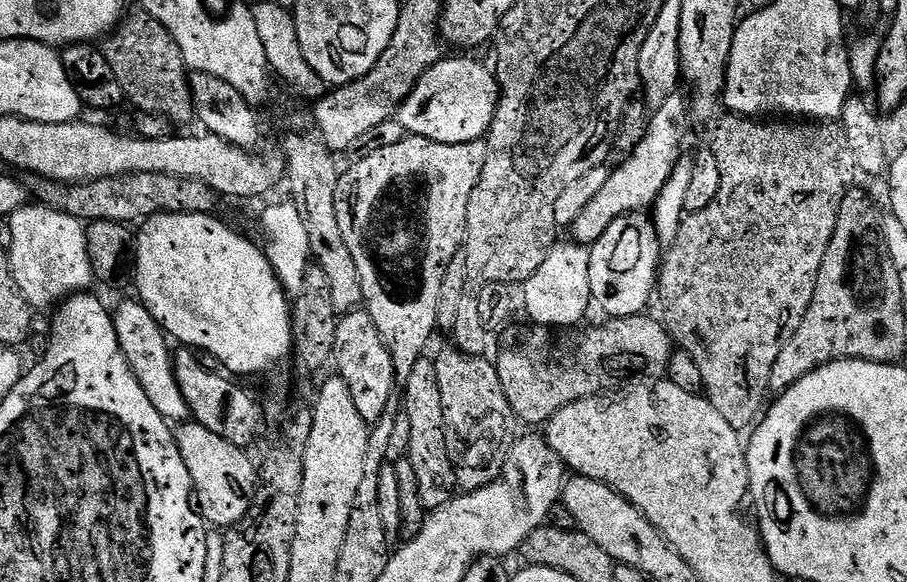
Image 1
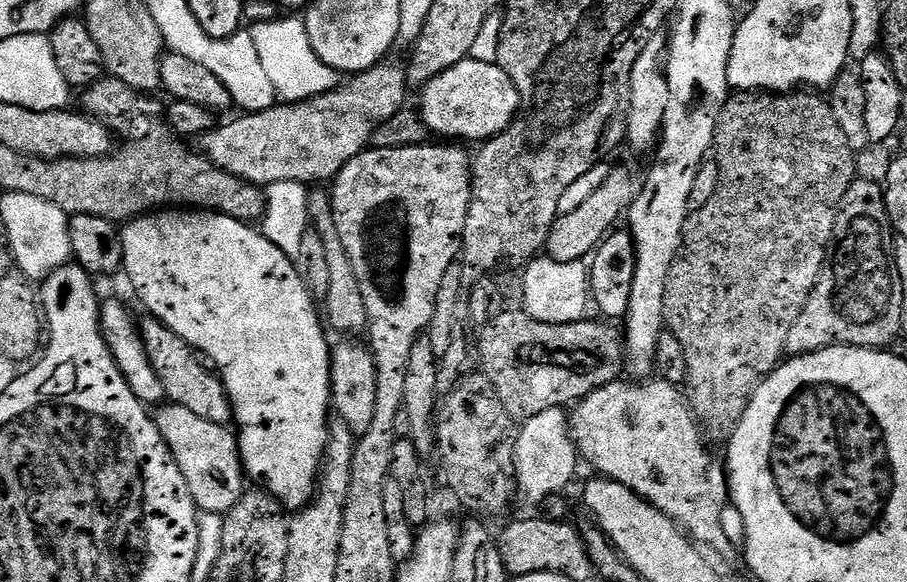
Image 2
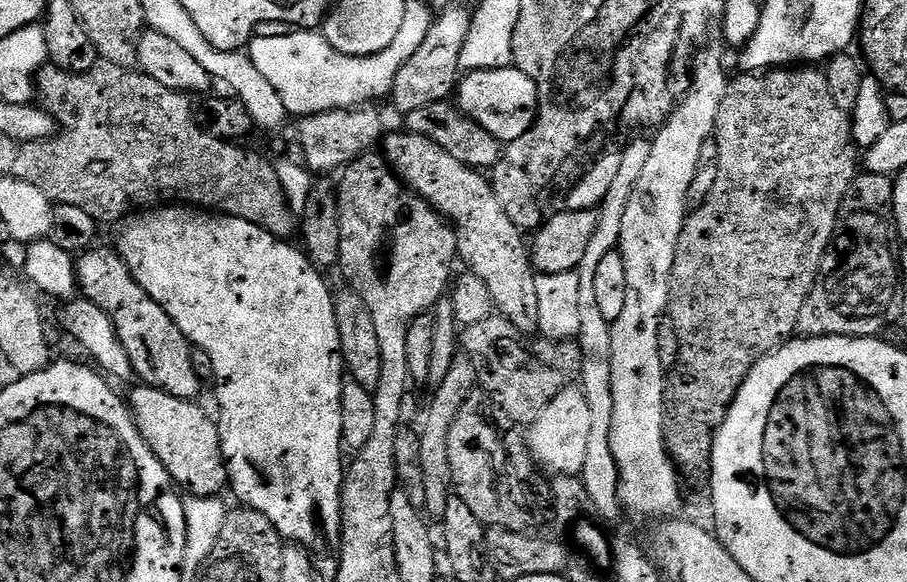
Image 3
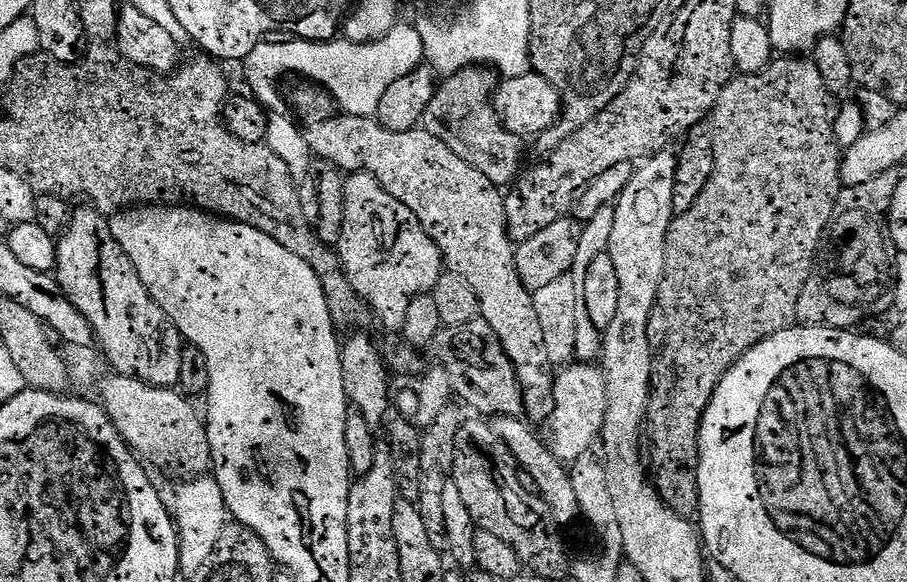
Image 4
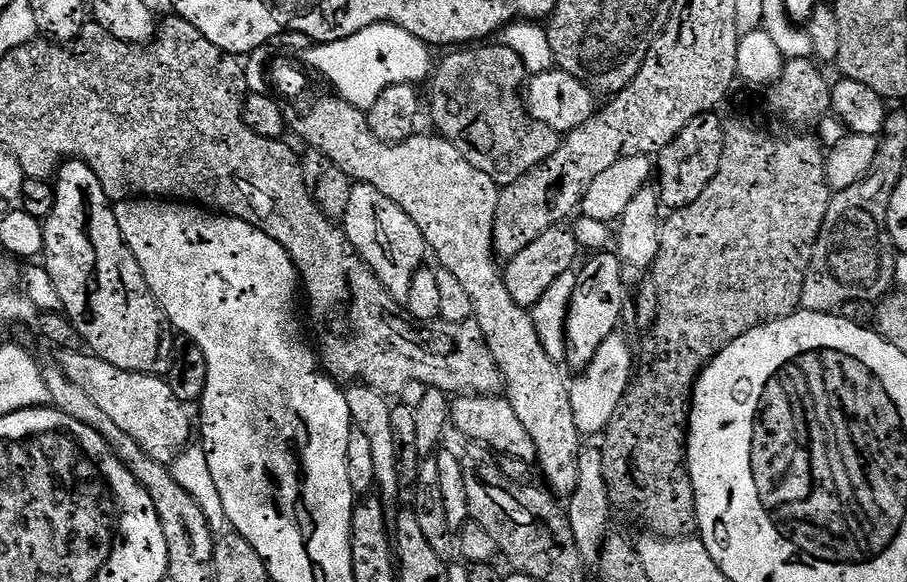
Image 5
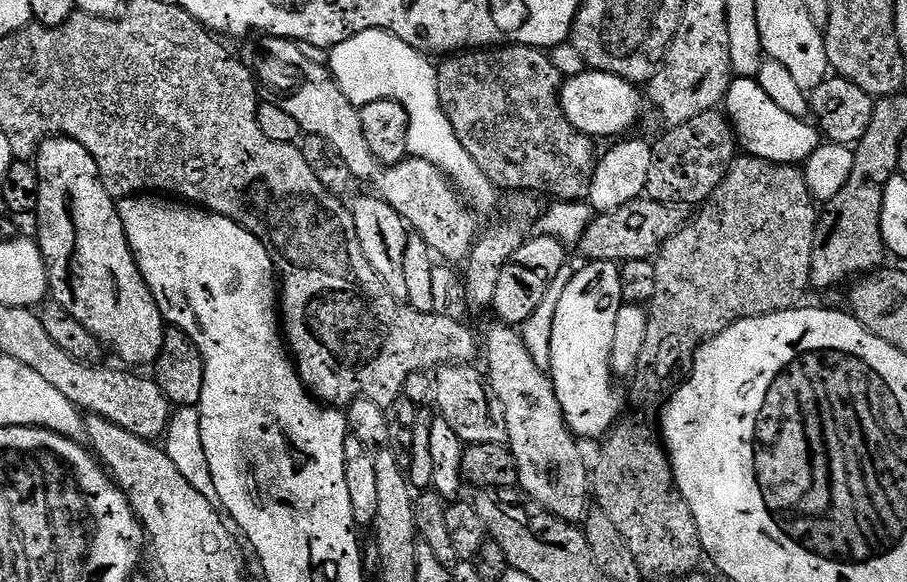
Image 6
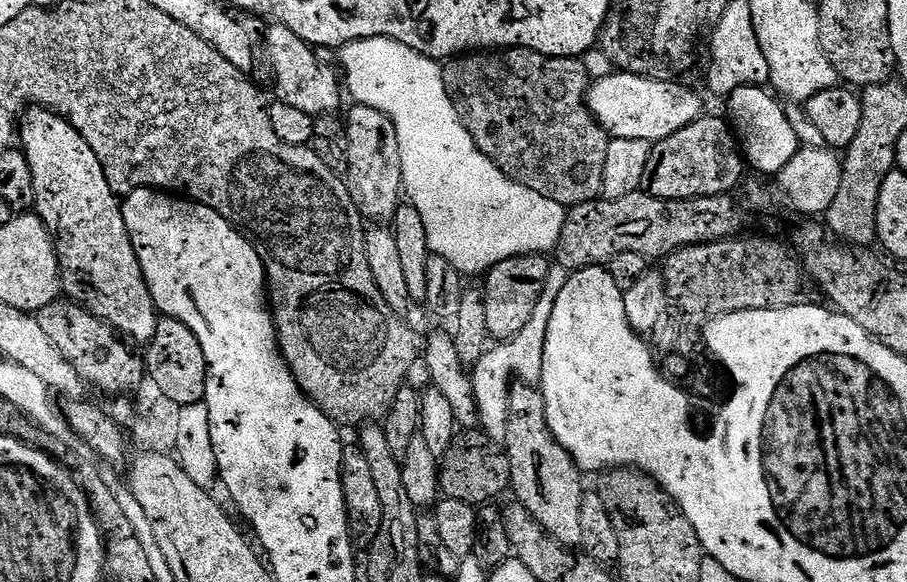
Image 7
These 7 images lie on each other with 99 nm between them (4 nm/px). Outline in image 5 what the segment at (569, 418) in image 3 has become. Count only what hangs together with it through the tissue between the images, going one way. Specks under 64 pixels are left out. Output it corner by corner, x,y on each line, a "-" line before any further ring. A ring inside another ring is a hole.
620,330
613,331
602,342
594,354
592,363
583,369
582,374
571,381
570,406
574,408
574,426
578,426
581,437
599,437
609,422
616,417
624,395
634,379
634,348
628,345
626,337

